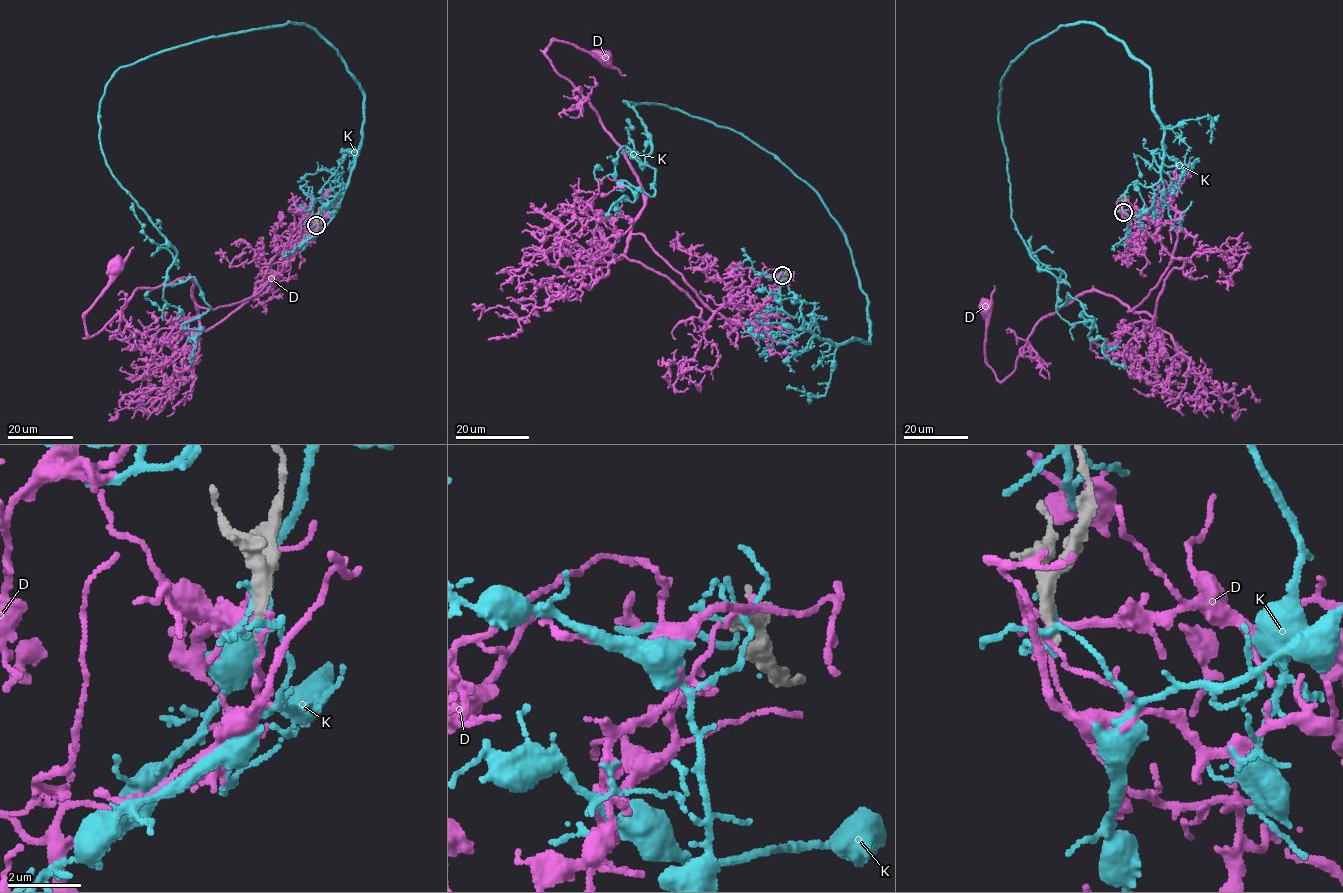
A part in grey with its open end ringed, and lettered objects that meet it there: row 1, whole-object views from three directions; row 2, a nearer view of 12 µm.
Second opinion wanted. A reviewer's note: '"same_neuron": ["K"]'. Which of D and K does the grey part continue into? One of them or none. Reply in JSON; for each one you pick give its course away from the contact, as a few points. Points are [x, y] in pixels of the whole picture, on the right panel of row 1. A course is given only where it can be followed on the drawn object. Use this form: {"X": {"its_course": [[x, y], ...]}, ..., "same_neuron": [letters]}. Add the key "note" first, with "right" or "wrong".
{"note": "wrong", "same_neuron": []}

